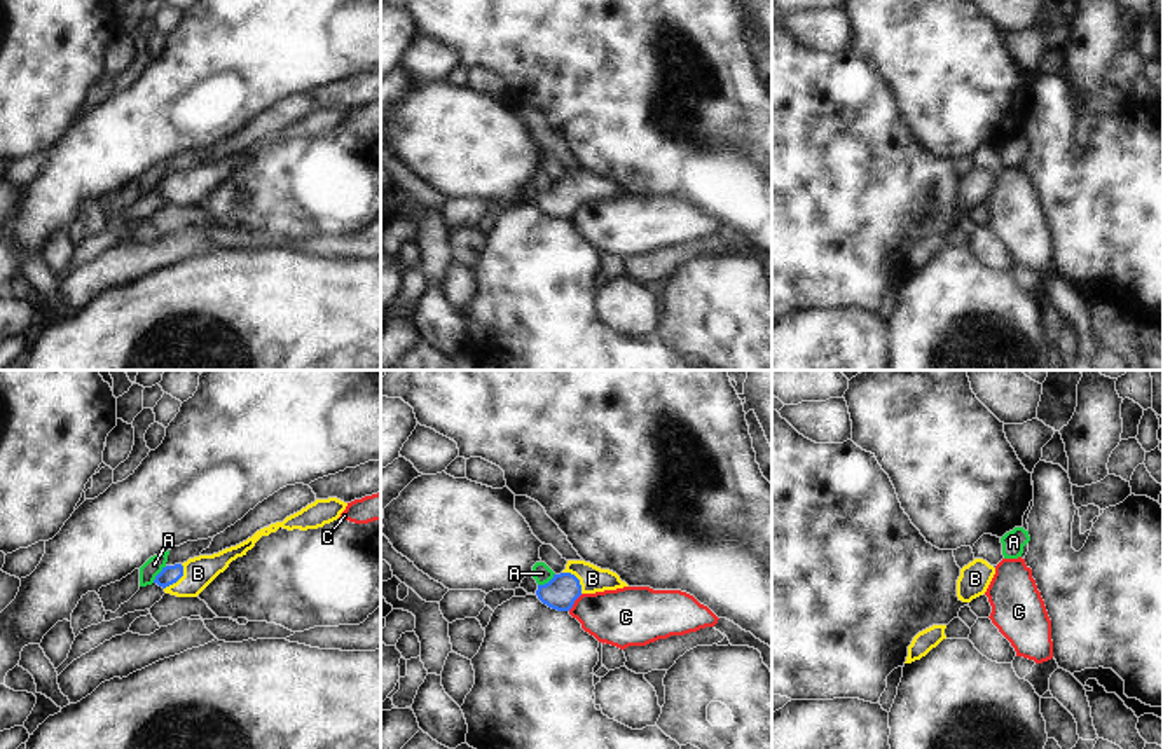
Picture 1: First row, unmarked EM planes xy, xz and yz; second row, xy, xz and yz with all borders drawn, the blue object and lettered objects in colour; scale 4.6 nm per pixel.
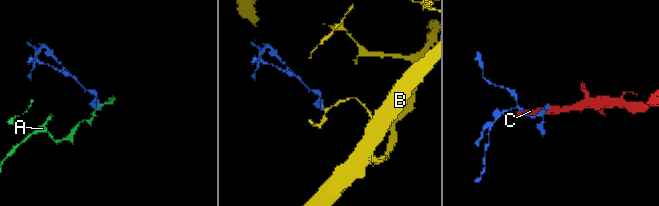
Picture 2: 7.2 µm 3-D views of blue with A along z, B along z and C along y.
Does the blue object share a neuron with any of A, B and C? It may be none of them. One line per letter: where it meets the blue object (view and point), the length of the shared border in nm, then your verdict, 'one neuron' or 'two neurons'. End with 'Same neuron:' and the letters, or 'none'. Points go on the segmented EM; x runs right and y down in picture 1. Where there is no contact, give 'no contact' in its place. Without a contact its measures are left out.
A: contact xy (158, 575); length 100 nm; two neurons
B: contact xy (178, 578); length 150 nm; one neuron
C: contact xz (573, 603); length 100 nm; two neurons
Same neuron: B

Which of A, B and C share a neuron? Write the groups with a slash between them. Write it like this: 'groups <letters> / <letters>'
groups A / B / C

